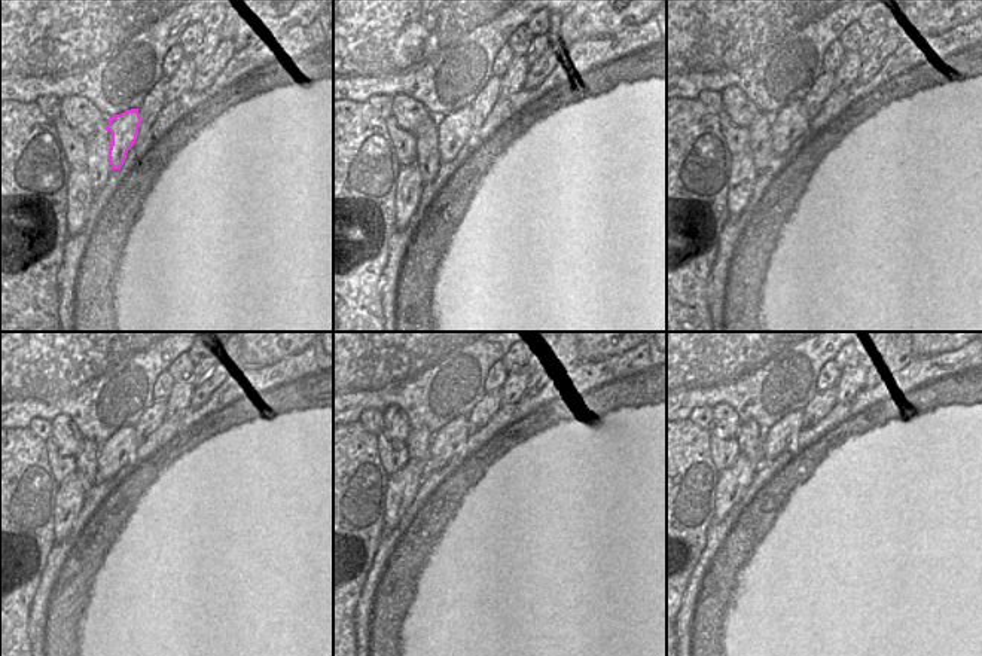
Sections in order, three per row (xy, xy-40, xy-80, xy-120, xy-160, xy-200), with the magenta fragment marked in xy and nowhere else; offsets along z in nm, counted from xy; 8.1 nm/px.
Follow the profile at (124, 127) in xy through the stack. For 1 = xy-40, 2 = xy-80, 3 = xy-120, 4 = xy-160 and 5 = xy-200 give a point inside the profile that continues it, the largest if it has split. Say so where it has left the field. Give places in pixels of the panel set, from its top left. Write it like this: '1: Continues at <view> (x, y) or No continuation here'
1: Continues at xy-40 (457, 125)
2: Continues at xy-80 (790, 121)
3: Continues at xy-120 (121, 449)
4: Continues at xy-160 (448, 447)
5: Continues at xy-200 (781, 444)

